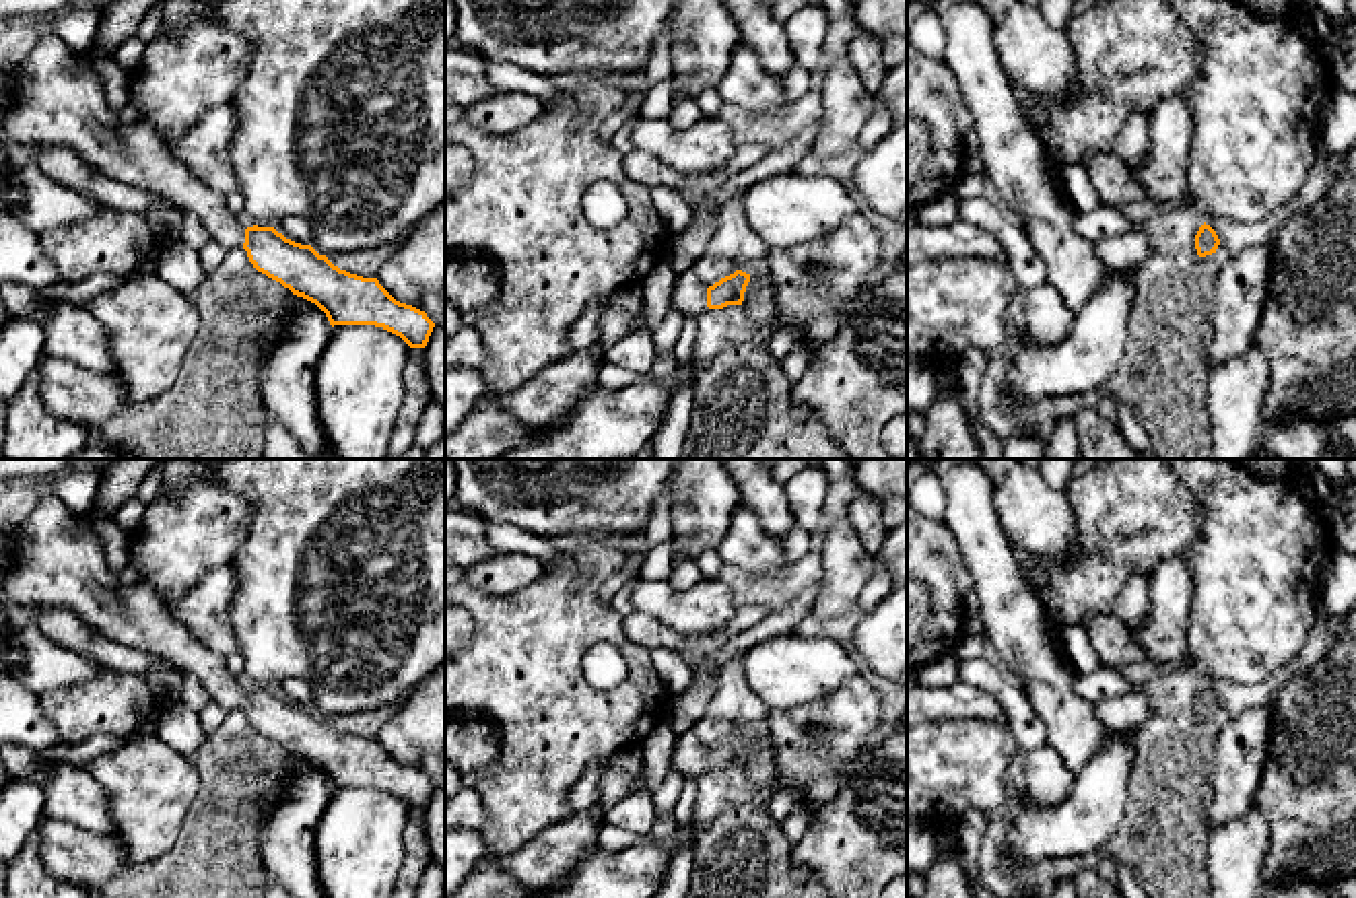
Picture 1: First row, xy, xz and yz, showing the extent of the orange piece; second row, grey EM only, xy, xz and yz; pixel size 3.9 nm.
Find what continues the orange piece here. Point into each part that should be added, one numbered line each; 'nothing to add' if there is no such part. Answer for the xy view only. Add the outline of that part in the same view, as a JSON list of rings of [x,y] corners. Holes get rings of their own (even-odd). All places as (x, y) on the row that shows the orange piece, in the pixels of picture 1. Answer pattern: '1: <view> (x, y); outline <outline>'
1: xy (56, 99); outline [[[41,35],[12,74],[10,111],[0,124],[8,144],[58,144],[95,171],[196,214],[212,239],[245,243],[225,196],[202,185],[150,124],[122,124],[105,103],[99,74],[58,35]]]

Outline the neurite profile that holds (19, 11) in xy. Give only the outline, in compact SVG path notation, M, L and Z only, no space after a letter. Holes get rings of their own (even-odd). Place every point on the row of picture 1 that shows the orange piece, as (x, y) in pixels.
M0 0L0 19L39 21L78 6L82 0Z

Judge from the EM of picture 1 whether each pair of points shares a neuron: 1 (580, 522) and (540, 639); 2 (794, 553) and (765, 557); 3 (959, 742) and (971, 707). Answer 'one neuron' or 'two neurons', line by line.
1: two neurons
2: two neurons
3: two neurons

